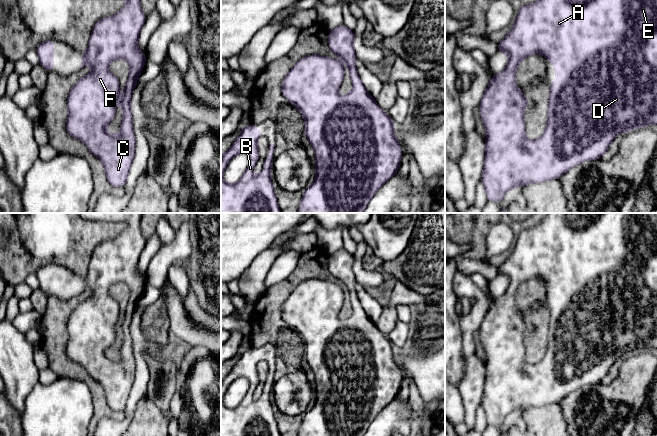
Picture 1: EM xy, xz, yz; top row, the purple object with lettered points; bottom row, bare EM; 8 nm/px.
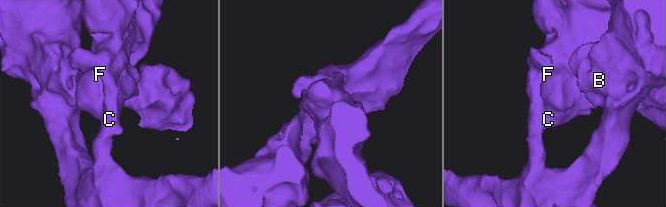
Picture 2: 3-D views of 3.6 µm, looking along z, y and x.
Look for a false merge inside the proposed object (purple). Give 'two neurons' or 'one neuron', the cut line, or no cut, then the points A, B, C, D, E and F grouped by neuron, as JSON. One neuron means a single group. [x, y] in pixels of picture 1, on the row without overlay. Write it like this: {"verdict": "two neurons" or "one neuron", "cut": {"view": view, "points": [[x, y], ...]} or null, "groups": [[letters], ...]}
{"verdict": "one neuron", "cut": null, "groups": [["A", "B", "C", "D", "E", "F"]]}

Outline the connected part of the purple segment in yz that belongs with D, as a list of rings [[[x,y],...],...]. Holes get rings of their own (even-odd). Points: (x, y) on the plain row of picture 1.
[[[548,213],[535,227],[524,229],[516,239],[512,253],[497,267],[498,276],[508,279],[505,293],[489,304],[483,318],[479,333],[486,355],[485,385],[482,395],[482,405],[488,425],[500,427],[505,418],[516,410],[526,410],[531,407],[558,403],[573,390],[589,384],[602,383],[611,366],[620,357],[629,354],[657,349],[657,213]],[[534,277],[540,277],[555,290],[555,306],[549,307],[550,323],[547,333],[547,350],[540,362],[535,364],[525,361],[524,333],[529,328],[522,314],[516,310],[516,294],[518,288]]]

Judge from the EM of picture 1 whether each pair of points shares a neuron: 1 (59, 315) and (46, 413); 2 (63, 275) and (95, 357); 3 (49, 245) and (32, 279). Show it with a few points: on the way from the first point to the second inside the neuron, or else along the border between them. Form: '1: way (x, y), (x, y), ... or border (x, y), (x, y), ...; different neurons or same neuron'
1: border (59, 377), (72, 377), (82, 381); different neurons
2: way (88, 283), (96, 290), (95, 332); same neuron
3: border (34, 272), (30, 273), (24, 281); different neurons

